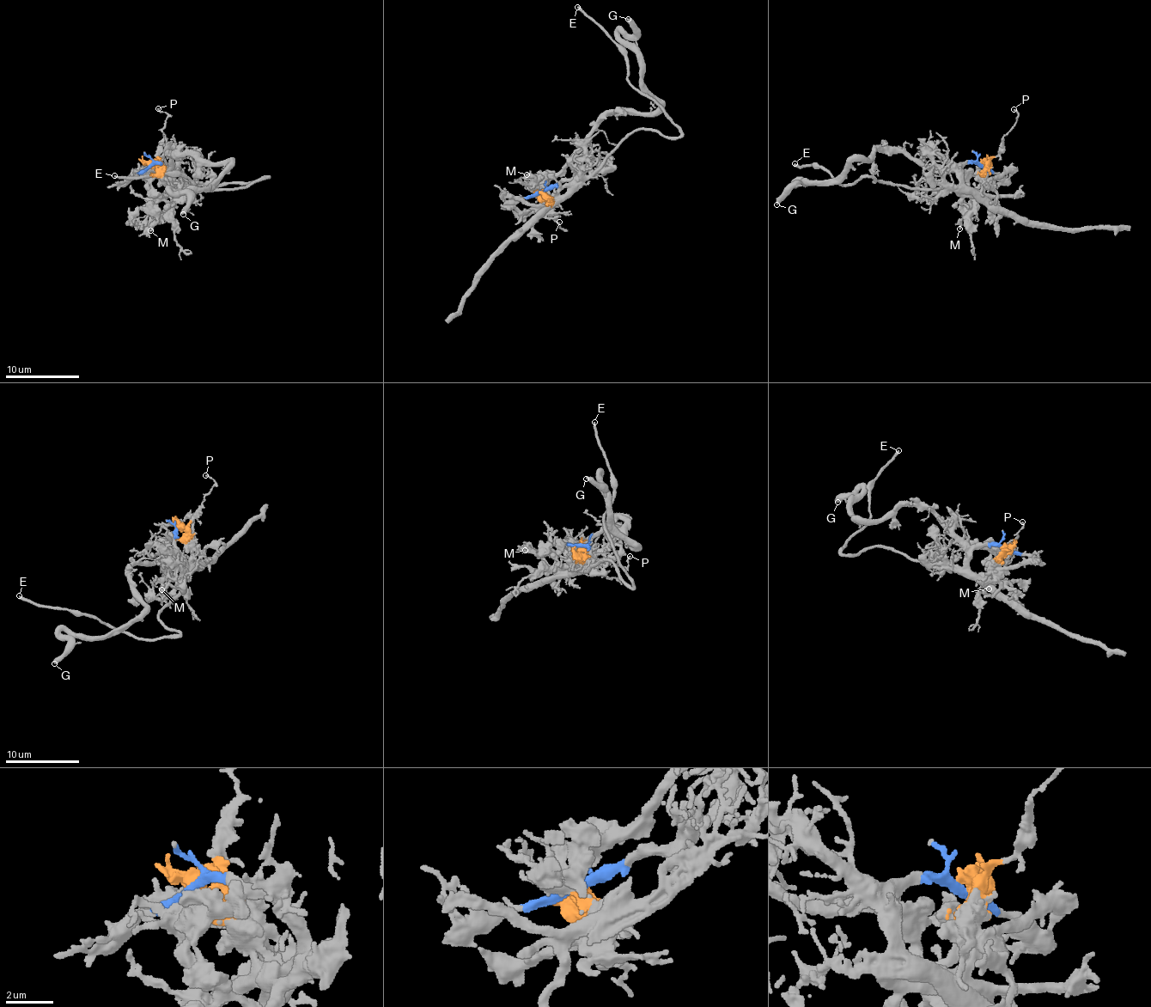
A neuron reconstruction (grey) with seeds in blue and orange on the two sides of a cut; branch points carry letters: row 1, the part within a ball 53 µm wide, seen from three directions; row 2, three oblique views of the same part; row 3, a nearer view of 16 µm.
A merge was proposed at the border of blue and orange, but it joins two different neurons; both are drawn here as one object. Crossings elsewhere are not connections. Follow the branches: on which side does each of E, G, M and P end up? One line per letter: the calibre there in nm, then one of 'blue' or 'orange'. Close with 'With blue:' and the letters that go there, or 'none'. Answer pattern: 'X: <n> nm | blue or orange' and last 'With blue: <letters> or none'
E: 240 nm | blue
G: 420 nm | orange
M: 320 nm | orange
P: 160 nm | orange
With blue: E

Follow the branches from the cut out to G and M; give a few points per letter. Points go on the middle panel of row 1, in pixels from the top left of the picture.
G: (541, 191), (545, 197), (548, 182), (611, 112), (657, 106), (642, 82), (642, 56), (627, 18)
M: (541, 191), (544, 197), (533, 190), (536, 187), (531, 187), (533, 175), (526, 174)

